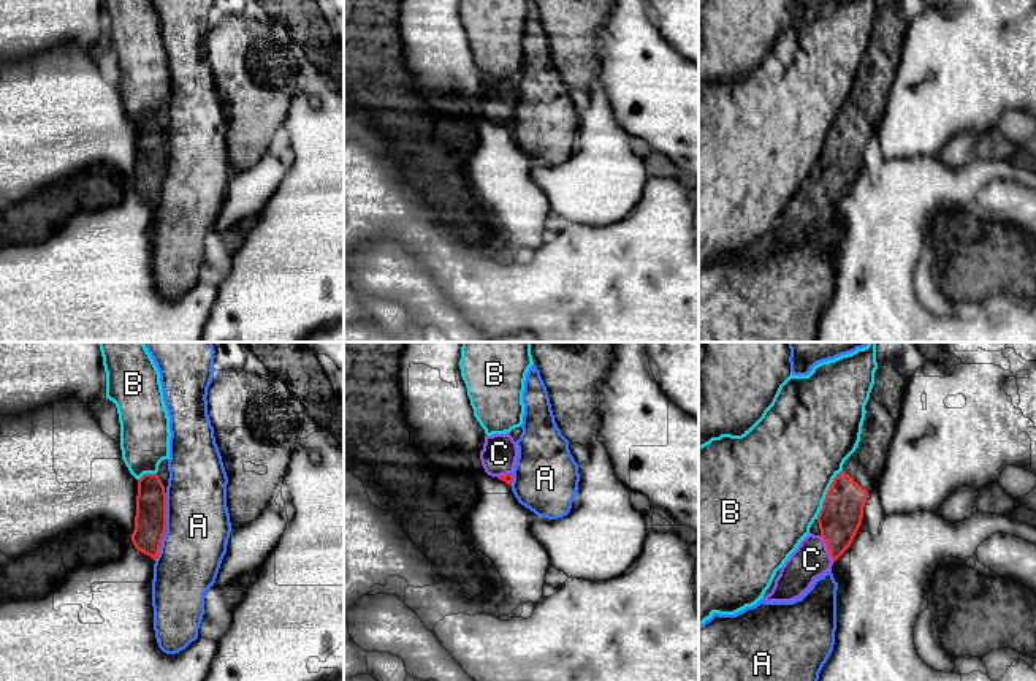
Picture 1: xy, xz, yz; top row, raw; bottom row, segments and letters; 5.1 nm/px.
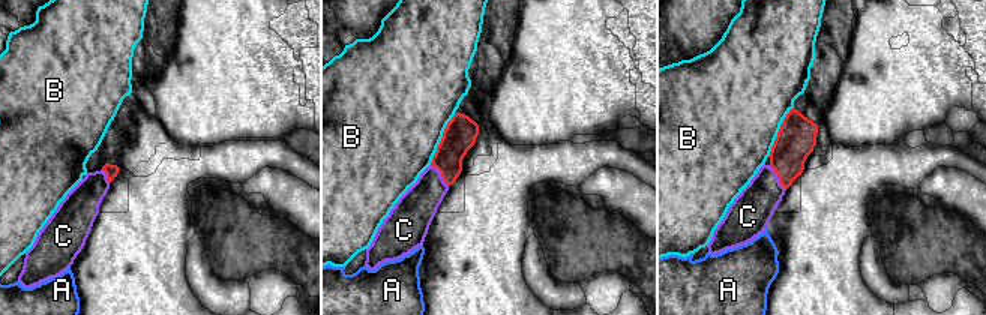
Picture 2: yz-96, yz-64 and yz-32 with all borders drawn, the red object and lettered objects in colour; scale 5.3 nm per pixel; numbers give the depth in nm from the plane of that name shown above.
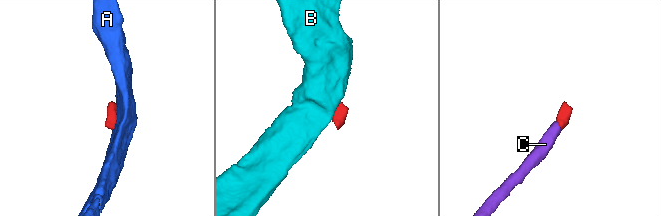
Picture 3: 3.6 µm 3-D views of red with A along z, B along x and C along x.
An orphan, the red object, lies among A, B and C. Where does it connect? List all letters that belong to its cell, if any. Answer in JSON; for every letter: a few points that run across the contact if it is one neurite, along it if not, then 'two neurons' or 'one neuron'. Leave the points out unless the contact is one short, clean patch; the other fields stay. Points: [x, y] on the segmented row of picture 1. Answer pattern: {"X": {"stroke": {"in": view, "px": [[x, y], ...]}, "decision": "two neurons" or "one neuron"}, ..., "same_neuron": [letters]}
{"A": {"stroke": {"in": "xy", "px": [[167, 493], [167, 531], [160, 551], [154, 559]]}, "decision": "two neurons"}, "B": {"stroke": {"in": "yz", "px": [[841, 469], [834, 479], [816, 518]]}, "decision": "two neurons"}, "C": {"stroke": {"in": "yz", "px": [[840, 517], [837, 536], [827, 548], [811, 559]]}, "decision": "one neuron"}, "same_neuron": ["C"]}

